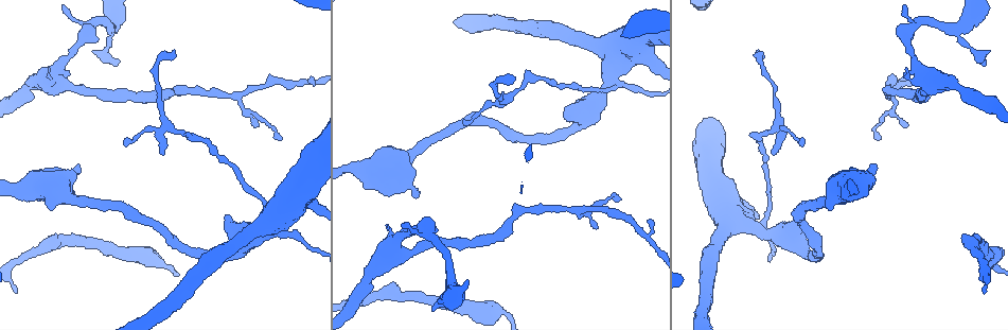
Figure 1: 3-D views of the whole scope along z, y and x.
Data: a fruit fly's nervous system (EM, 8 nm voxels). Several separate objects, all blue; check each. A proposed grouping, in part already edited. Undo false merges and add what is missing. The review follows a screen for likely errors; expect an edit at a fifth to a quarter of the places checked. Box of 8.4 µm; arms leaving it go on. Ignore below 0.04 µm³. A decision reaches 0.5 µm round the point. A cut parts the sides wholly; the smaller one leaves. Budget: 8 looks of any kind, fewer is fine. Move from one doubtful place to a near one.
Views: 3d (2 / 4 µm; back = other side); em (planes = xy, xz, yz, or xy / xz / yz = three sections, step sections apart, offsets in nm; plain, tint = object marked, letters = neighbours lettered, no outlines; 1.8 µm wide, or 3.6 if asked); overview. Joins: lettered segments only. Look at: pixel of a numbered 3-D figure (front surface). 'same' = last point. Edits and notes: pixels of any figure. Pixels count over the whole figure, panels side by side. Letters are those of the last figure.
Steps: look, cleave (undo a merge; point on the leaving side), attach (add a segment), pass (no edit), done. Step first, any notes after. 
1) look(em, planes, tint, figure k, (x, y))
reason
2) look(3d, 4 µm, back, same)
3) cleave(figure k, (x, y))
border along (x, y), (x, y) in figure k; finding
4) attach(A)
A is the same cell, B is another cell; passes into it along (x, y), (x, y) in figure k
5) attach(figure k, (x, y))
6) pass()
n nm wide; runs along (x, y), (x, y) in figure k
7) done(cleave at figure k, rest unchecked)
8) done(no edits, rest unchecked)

look(em, xy, step 4, tint, figure 1, (292, 234))
calibre changes

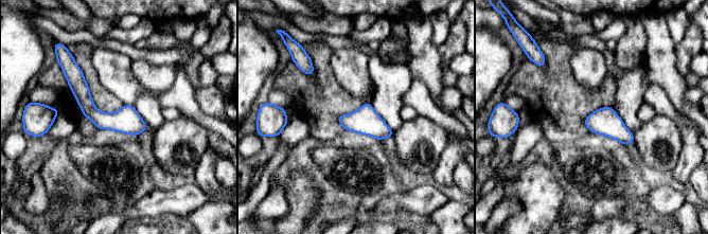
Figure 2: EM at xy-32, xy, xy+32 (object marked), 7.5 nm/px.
look(em, xz, step 8, letters, same)
cut it another way

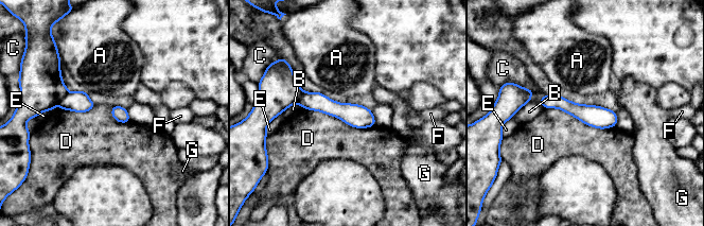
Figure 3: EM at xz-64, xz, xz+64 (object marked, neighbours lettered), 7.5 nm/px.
cleave(figure 3, (78, 101))
120 nm wide; A, B, C, D, E, F and G are other cells; border along (68, 92), (57, 103) in figure 3; a second cell is stuck on

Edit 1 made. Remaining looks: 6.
look(overview)
redraw

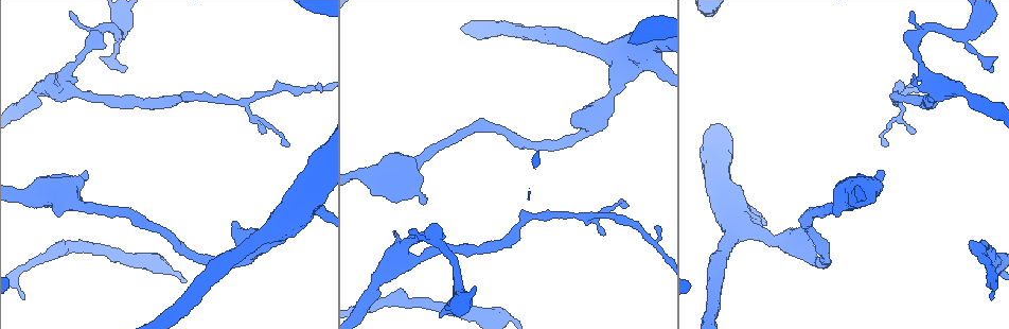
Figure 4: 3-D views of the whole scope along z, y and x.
look(em, xy, step 4, plain, figure 4, (397, 233))
an open end

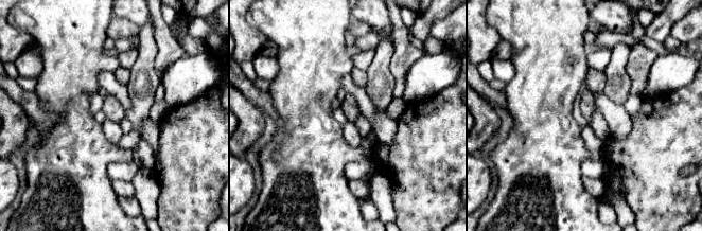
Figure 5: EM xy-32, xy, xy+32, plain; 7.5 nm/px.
look(em, xy, step 4, letters, same)

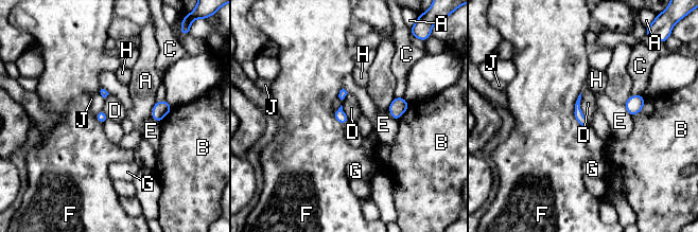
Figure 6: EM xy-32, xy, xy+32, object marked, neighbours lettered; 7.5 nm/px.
pass()
A, B, C, D, E, F, G, H and J are other cells; border along (580, 93), (580, 110), (589, 122) in figure 6; no lettered segment goes on from it

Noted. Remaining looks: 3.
look(3d, 2 µm, figure 4, (991, 300))
an open end

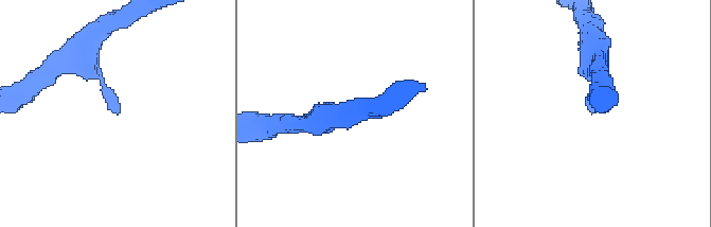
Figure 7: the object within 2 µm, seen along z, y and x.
look(em, yz, step 4, tint, figure 7, (118, 113))

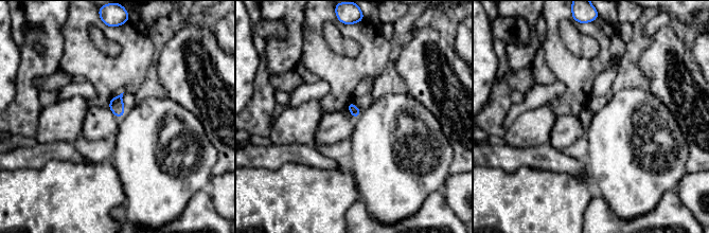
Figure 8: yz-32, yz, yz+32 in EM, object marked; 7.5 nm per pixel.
look(em, planes, letters, same)
another direction

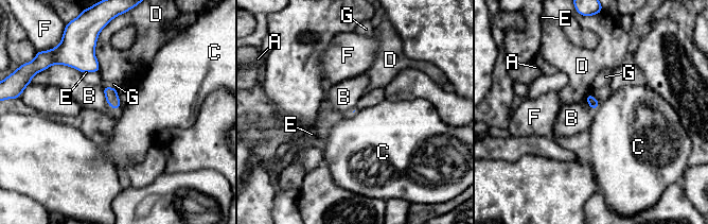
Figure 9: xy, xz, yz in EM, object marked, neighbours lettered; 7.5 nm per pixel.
pass()
A, B, C, D, E, F and G are other cells; border along (600, 103), (594, 110) in figure 9; no lettered segment goes on from it

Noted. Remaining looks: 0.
done(cleave at figure 3, rest unchecked)

